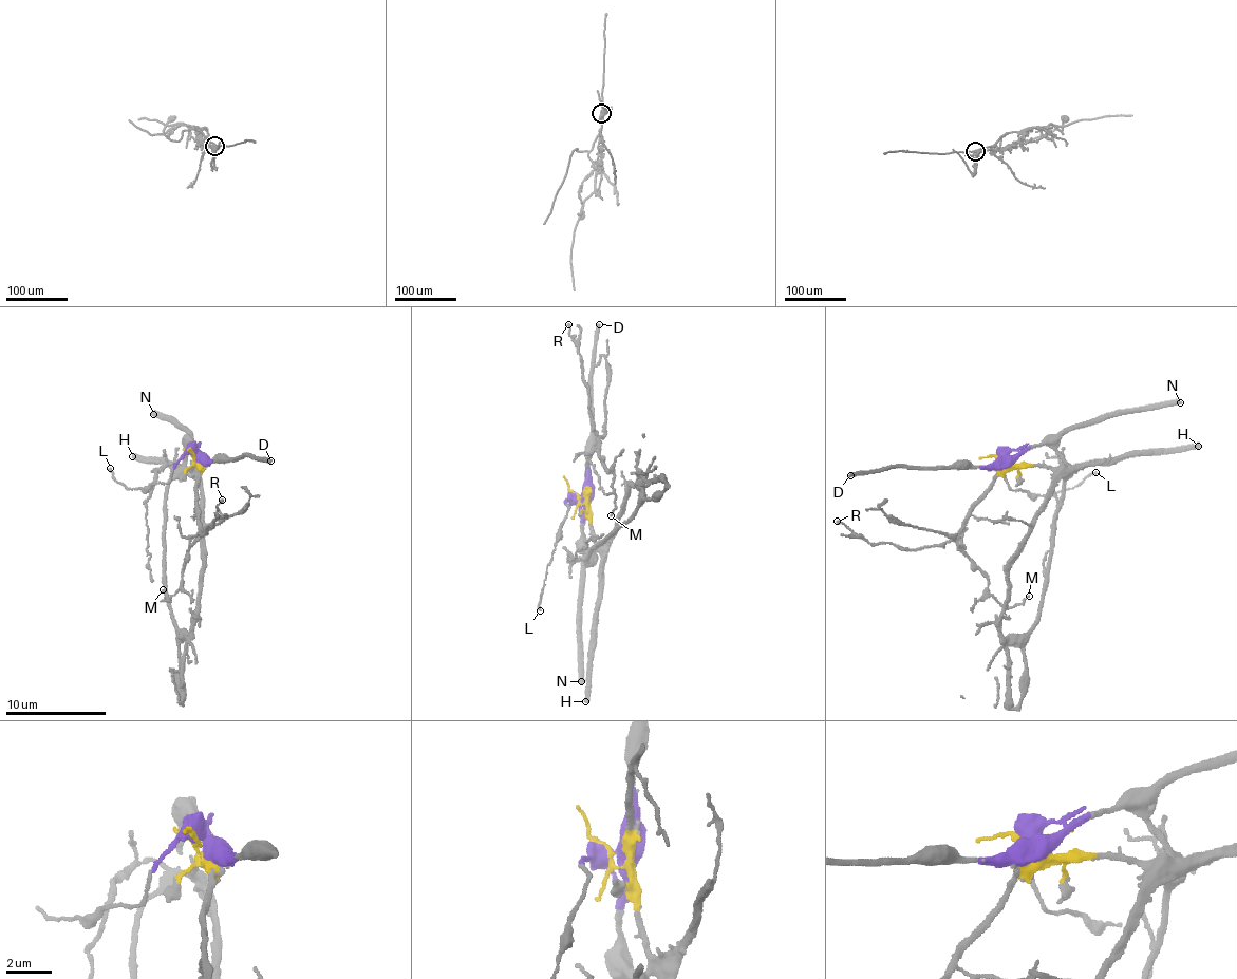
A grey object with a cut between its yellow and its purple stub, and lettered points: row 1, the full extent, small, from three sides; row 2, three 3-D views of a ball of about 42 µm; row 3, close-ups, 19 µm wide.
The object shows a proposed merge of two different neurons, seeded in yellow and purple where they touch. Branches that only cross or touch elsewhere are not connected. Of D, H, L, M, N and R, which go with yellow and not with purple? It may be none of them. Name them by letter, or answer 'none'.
H, M, R

